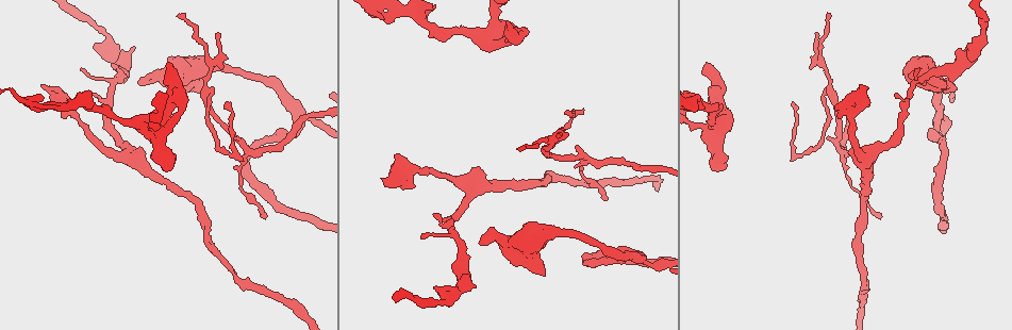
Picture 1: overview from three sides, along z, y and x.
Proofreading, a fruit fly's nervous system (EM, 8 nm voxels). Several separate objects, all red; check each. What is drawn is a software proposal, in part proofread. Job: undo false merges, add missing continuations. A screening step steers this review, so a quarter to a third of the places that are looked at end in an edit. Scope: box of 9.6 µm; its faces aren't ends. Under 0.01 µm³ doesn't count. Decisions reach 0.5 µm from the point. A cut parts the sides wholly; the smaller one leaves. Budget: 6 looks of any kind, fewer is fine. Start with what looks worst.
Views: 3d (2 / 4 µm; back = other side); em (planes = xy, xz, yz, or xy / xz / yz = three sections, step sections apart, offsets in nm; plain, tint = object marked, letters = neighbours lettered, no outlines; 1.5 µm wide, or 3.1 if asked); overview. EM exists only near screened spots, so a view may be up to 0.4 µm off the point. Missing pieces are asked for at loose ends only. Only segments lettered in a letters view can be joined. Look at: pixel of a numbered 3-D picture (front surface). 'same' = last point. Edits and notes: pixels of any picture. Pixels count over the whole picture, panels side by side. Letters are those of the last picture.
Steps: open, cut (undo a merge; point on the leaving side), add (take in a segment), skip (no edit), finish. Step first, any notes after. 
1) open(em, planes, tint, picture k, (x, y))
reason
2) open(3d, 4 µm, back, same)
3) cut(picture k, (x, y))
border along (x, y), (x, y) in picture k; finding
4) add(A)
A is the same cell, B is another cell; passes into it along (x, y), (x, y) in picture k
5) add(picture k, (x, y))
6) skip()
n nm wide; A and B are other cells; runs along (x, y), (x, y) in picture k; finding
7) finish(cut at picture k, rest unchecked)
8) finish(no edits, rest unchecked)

open(3d, 2 µm, back, picture 1, (703, 66))
free end

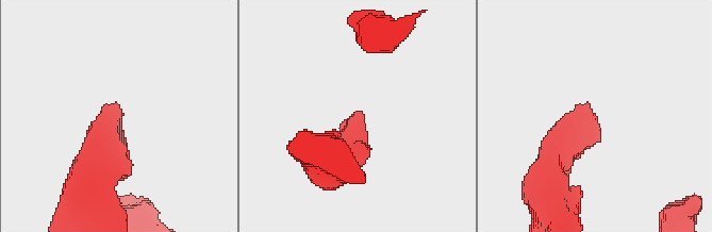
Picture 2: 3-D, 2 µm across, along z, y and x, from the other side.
open(em, yz, step 4, letters, picture 2, (356, 118))

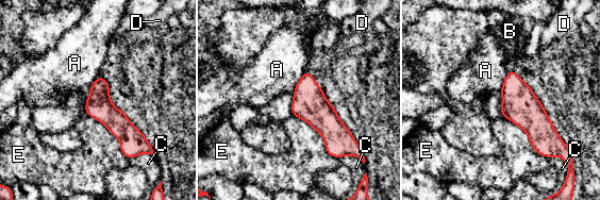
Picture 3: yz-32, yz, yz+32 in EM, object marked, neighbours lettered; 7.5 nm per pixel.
open(em, planes, letters, same)

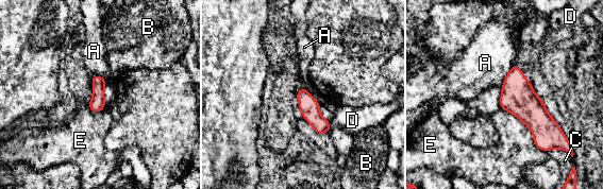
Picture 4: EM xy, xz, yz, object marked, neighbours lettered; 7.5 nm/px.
skip()
A, B, C, D and E are other cells; border along (514, 64), (501, 84) in picture 4; none of them fits

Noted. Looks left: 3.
open(3d, 4 µm, picture 1, (299, 114))
two arms in line, one across

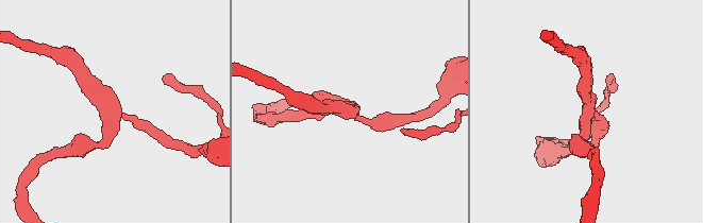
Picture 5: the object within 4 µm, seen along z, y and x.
open(em, xy, step 4, letters, picture 5, (348, 114))
3 arms; arms of 190, 220, 240 nm

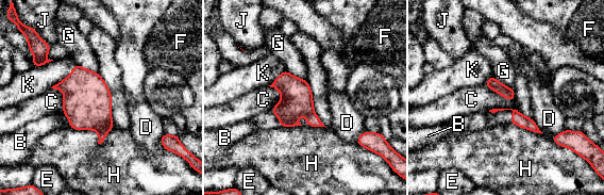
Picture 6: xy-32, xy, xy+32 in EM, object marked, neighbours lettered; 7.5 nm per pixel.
cut(picture 6, (313, 120))
90 nm wide; B, C, D, E, F, G, H, J and K are other cells; border along (314, 112), (307, 116) in picture 6; two neurons meet here

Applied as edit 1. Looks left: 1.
finish(cut at picture 6, rest unchecked)

